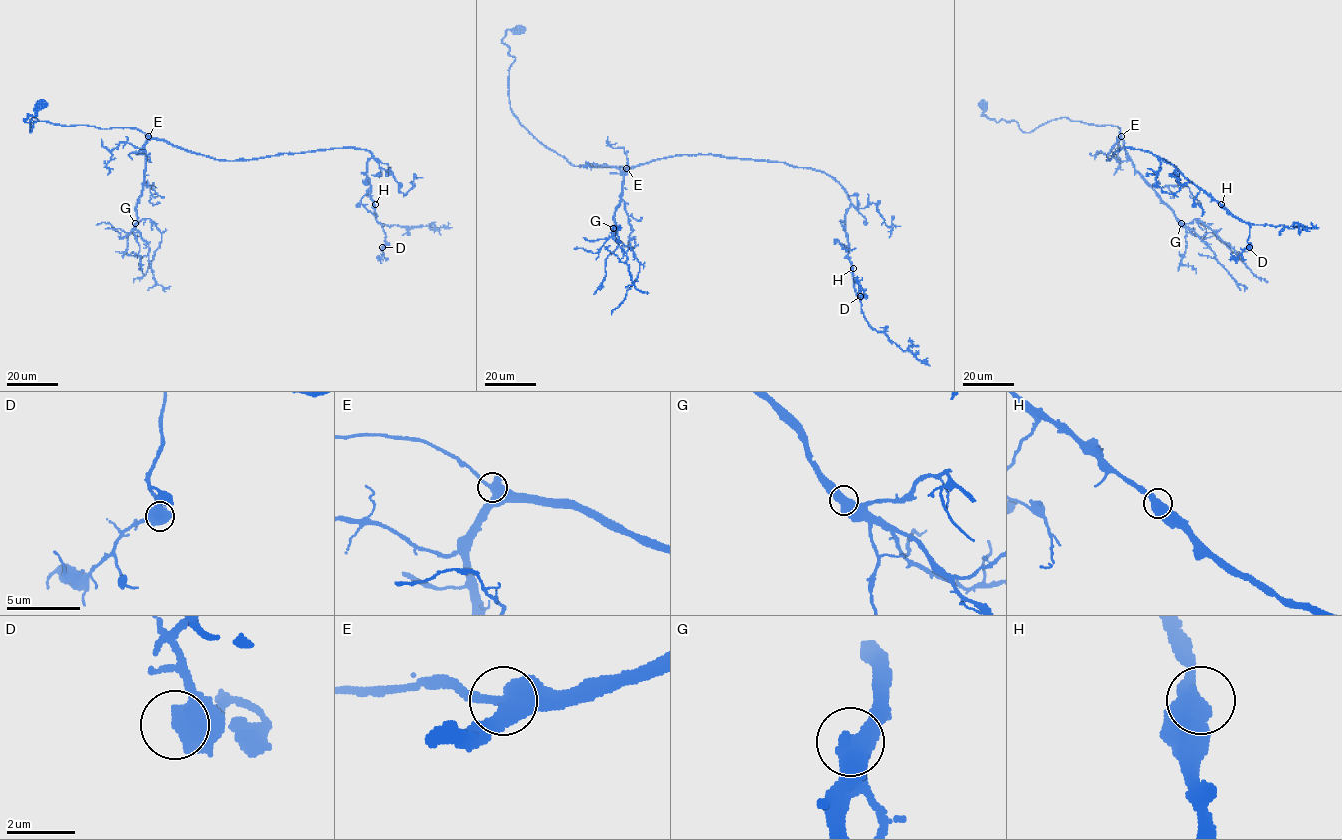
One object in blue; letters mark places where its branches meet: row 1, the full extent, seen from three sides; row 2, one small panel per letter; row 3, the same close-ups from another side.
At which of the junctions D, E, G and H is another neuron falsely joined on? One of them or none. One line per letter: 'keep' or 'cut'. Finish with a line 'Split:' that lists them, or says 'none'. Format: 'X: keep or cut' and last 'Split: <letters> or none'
D: keep
E: keep
G: keep
H: keep
Split: none

